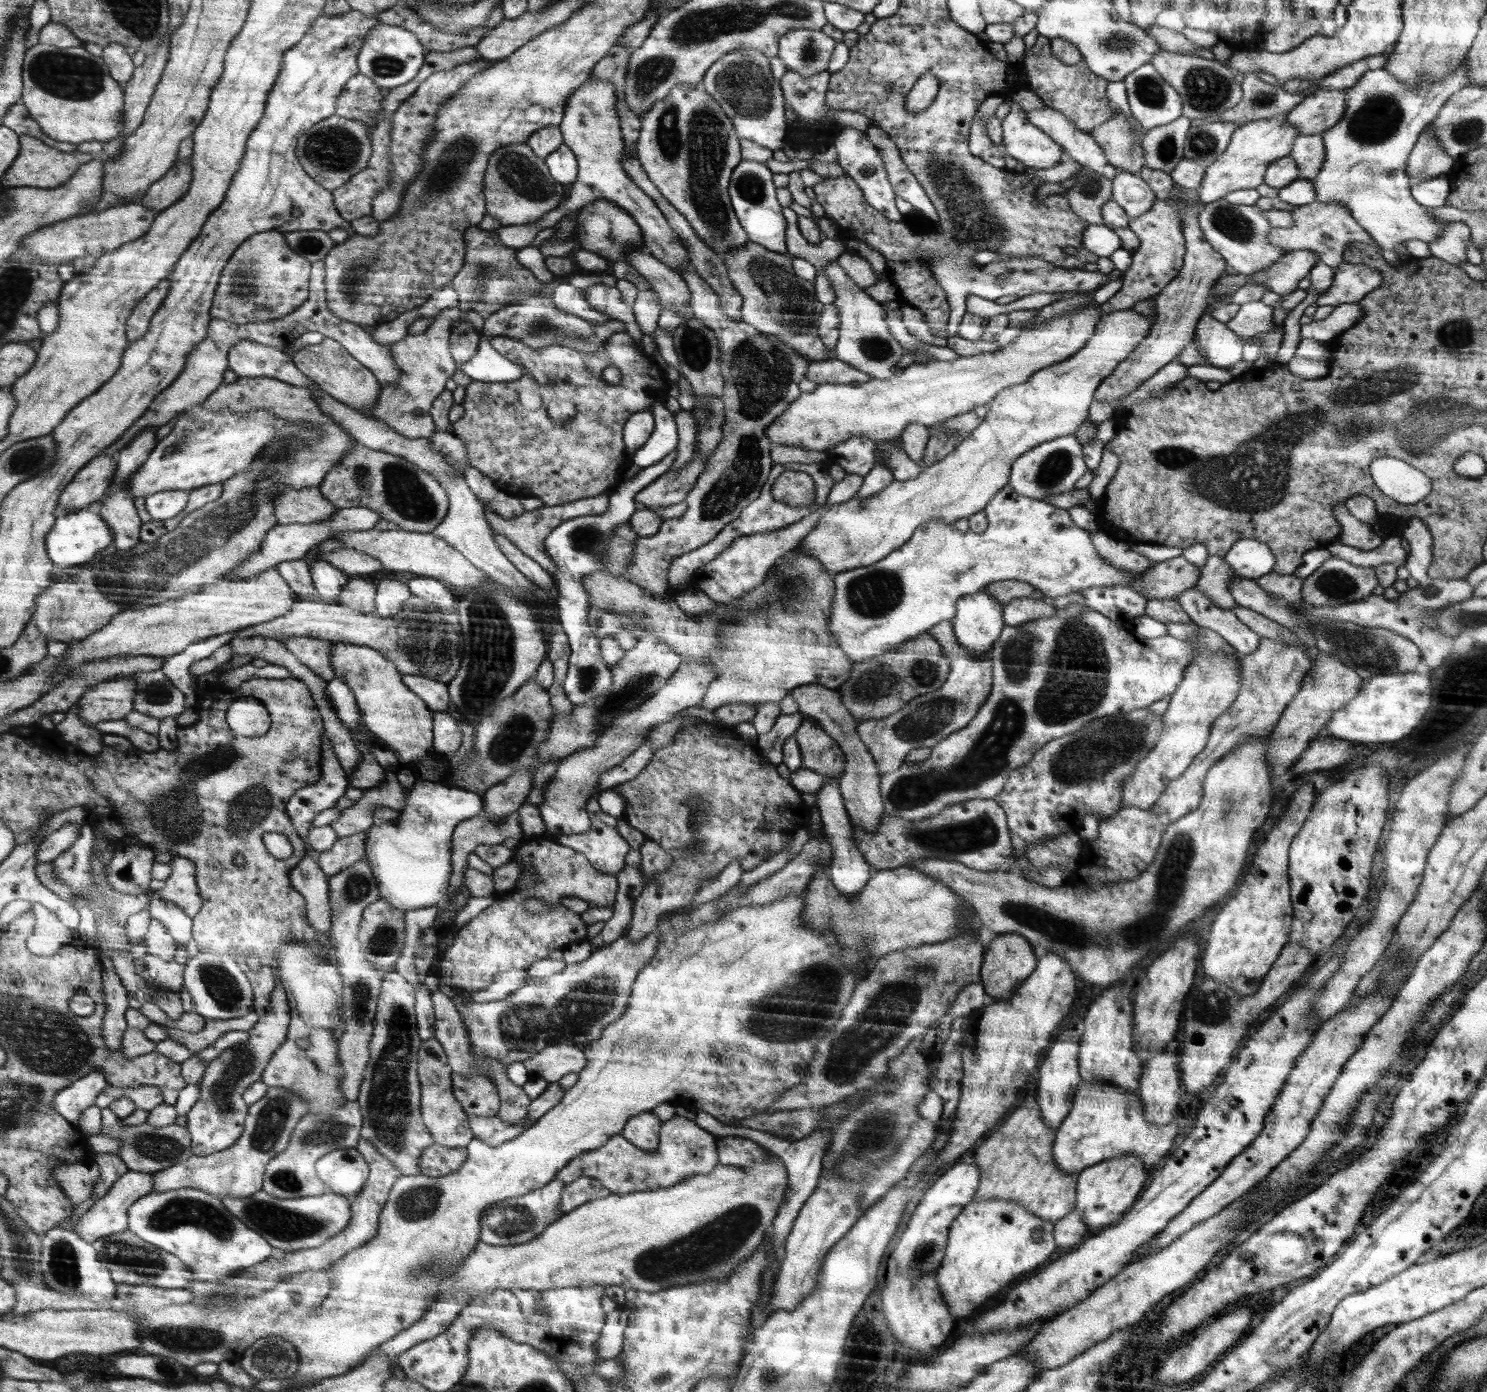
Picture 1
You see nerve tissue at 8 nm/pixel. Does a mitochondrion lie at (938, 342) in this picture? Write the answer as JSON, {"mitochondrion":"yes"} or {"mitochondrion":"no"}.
{"mitochondrion":"no"}

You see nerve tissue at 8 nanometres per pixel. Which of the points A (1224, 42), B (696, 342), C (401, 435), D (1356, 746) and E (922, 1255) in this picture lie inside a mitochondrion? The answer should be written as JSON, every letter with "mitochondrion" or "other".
{"A":"other","B":"mitochondrion","C":"other","D":"other","E":"mitochondrion"}

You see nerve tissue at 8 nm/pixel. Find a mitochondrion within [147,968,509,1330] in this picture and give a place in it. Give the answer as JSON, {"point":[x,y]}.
{"point":[389,1102]}

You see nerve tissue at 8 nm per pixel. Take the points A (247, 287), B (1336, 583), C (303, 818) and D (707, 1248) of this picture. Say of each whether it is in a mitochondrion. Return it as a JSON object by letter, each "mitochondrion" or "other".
{"A":"mitochondrion","B":"mitochondrion","C":"other","D":"mitochondrion"}

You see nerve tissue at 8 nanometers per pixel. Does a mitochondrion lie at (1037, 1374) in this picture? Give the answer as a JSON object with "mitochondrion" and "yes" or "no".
{"mitochondrion":"no"}

